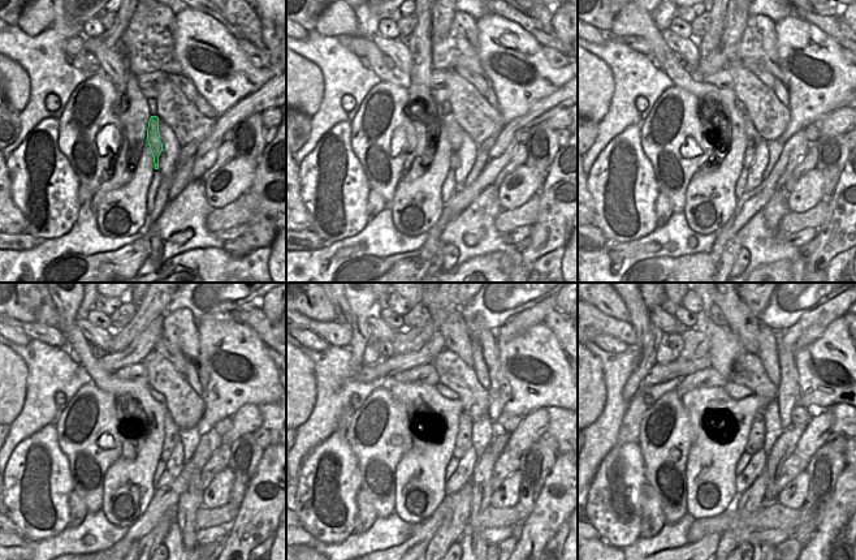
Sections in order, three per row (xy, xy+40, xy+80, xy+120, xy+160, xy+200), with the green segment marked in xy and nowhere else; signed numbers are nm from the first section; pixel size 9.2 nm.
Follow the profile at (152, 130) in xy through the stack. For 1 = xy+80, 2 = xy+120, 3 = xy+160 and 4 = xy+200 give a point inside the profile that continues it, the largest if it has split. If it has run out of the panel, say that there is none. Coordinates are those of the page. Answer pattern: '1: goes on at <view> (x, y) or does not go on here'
1: goes on at xy+80 (753, 138)
2: goes on at xy+120 (171, 430)
3: goes on at xy+160 (463, 442)
4: goes on at xy+200 (755, 443)

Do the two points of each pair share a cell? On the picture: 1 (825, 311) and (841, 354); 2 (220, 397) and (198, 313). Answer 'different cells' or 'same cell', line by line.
1: different cells
2: different cells

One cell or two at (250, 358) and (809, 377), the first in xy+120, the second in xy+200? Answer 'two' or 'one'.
one

